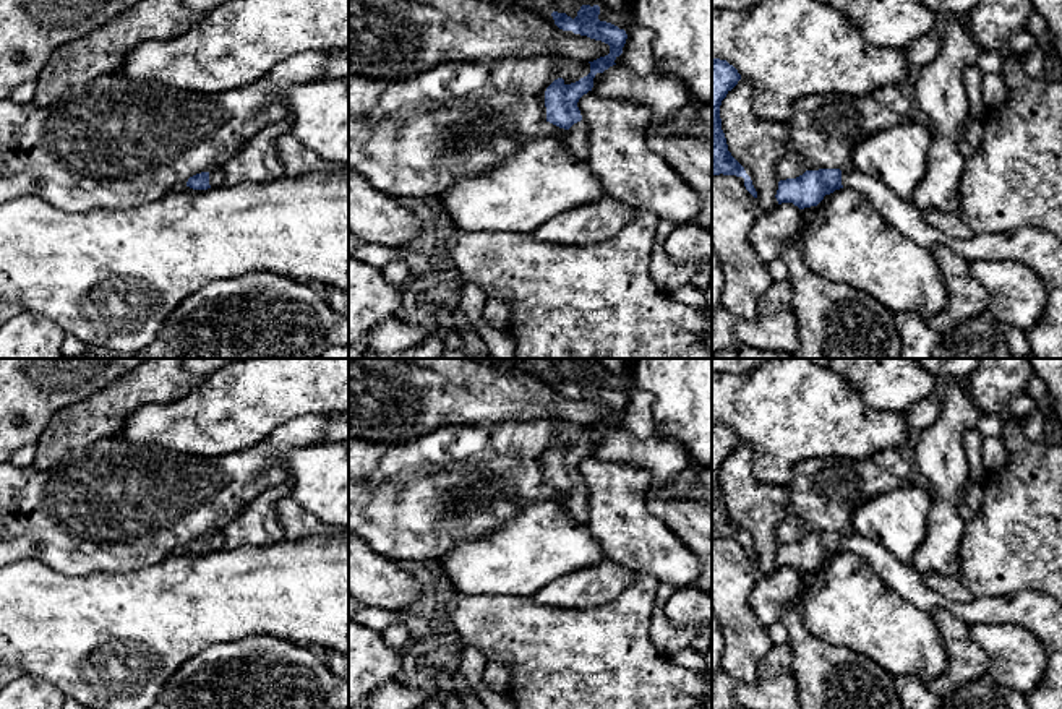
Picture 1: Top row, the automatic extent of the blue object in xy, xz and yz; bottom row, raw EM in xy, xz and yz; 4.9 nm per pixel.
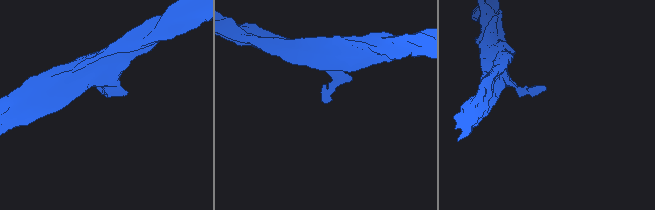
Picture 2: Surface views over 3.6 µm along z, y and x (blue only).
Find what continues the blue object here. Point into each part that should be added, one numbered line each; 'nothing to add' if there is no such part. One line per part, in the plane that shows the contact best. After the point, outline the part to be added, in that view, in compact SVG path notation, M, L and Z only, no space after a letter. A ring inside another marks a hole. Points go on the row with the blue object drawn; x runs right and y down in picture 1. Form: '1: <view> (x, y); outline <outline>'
1: xy (216, 177); outline M221 169L211 170L209 172L209 185L211 188L221 187L224 183L224 174Z

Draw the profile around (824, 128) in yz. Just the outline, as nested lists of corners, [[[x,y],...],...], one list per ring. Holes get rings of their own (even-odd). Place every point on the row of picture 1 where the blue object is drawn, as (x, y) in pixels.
[[[812,94],[794,101],[786,123],[788,136],[778,161],[778,180],[796,178],[806,170],[853,169],[854,148],[866,138],[908,122],[879,104],[872,94]]]

